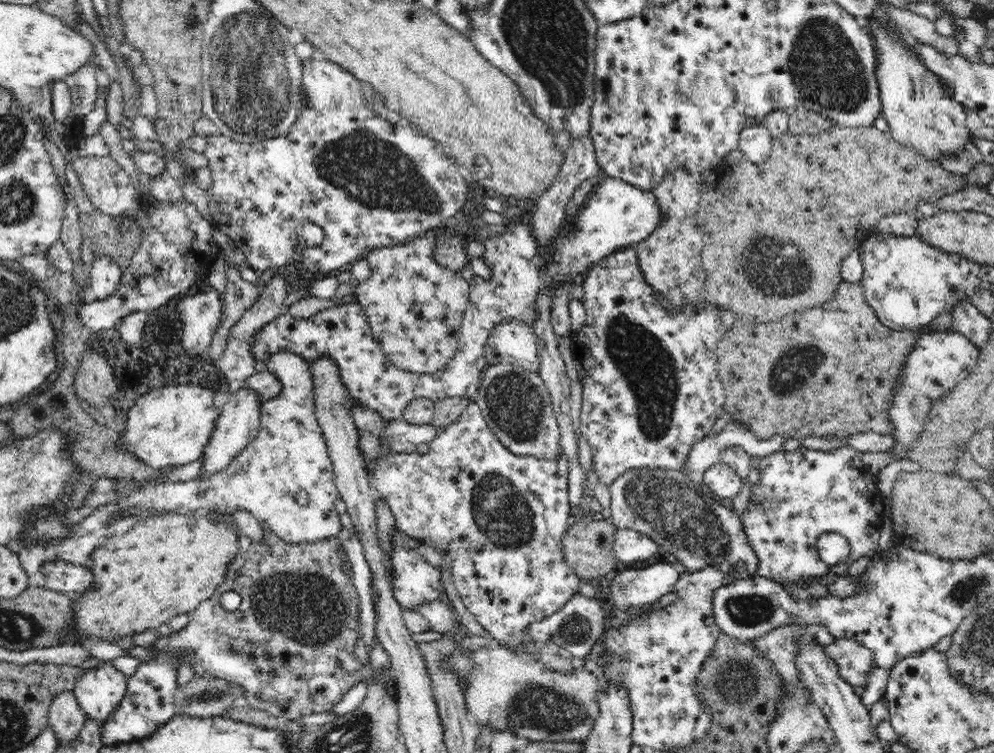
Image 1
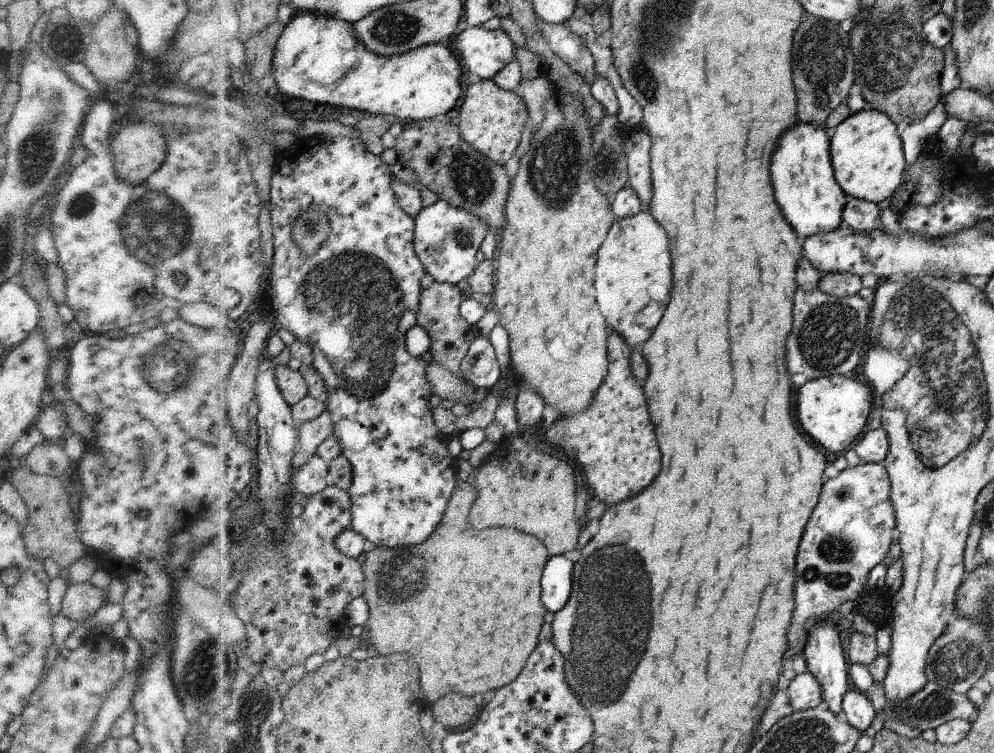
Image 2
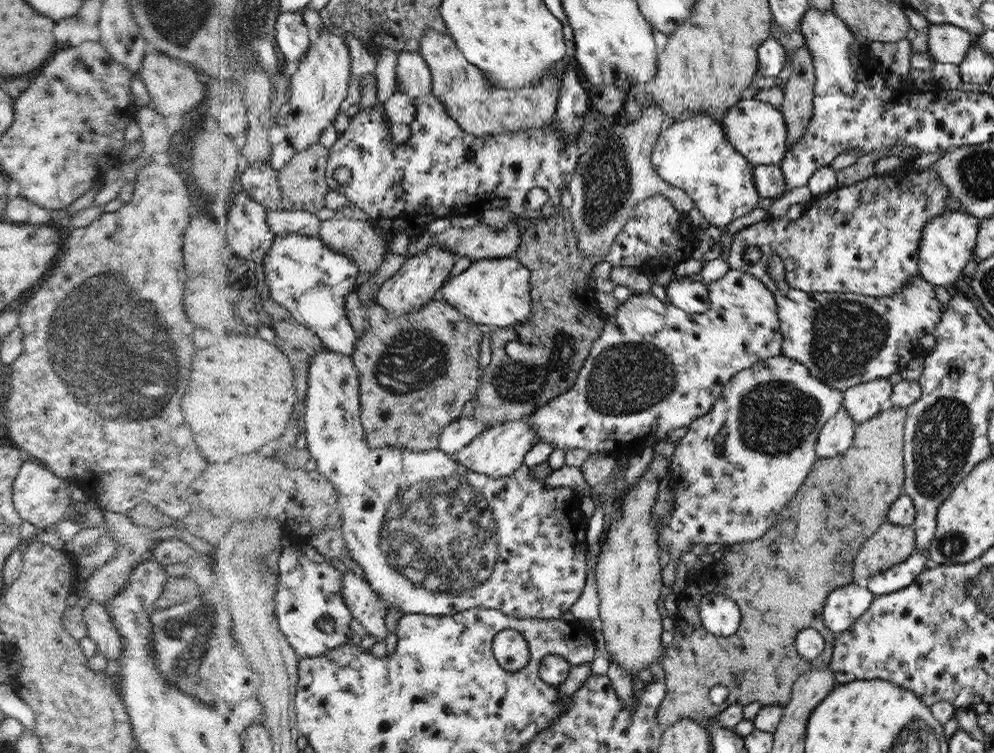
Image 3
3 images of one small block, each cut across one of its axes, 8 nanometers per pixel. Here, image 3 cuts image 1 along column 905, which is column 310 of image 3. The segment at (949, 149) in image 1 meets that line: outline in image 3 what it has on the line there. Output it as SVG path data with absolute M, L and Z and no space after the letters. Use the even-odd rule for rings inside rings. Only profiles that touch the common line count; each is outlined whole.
M332 26L322 31L320 39L312 41L310 51L292 76L290 100L281 107L277 116L280 128L288 132L287 138L294 143L296 150L304 151L319 143L322 132L332 122L334 124L336 116L343 111L344 103L349 98L354 65L346 37L336 33Z

